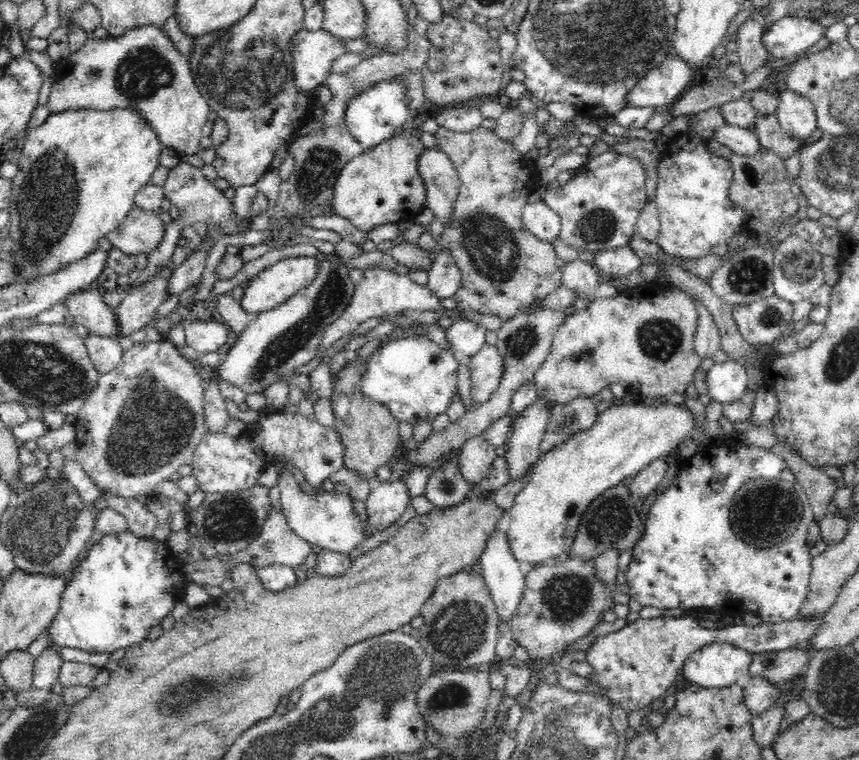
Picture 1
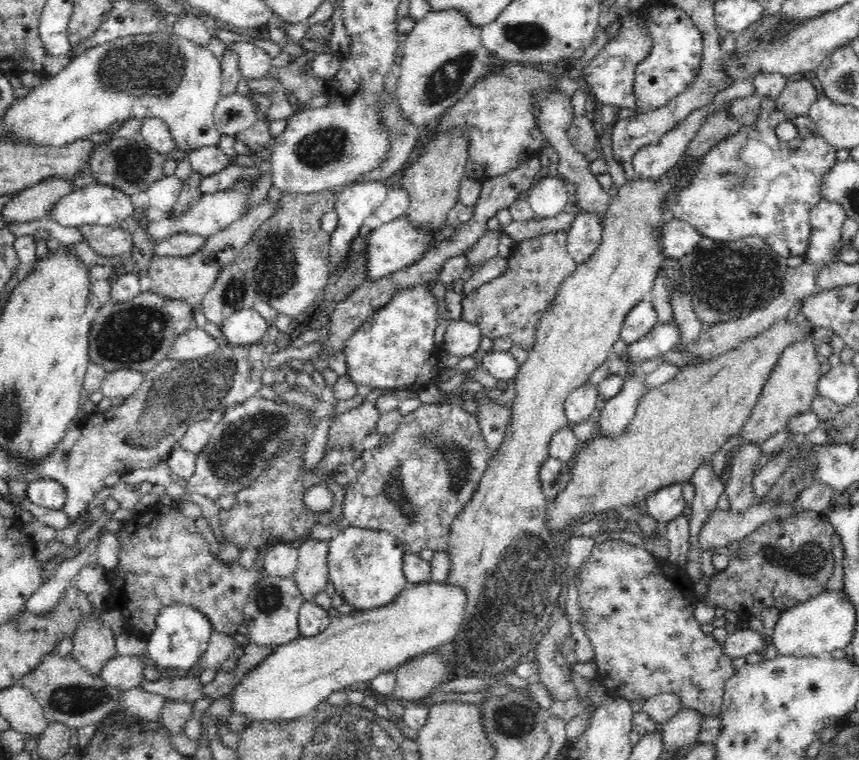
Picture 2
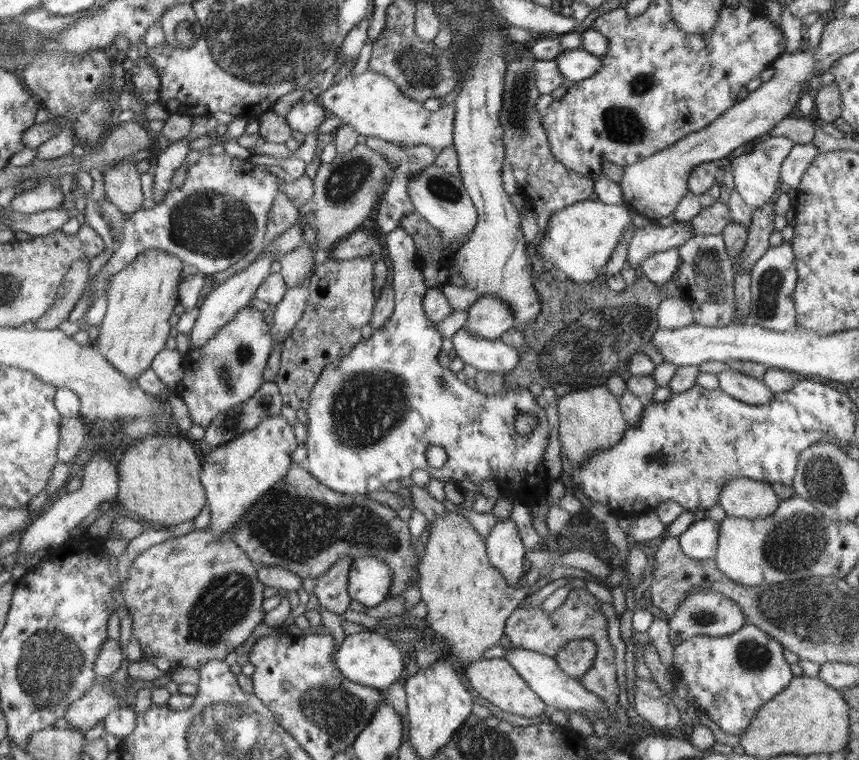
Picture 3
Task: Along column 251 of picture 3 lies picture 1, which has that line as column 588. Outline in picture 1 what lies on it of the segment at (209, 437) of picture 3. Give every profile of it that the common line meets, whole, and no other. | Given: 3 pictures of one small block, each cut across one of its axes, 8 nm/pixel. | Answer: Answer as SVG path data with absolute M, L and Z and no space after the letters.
M579 397L571 402L554 405L550 420L540 445L540 454L552 450L558 444L566 443L580 432L585 432L597 424L598 410L594 397Z

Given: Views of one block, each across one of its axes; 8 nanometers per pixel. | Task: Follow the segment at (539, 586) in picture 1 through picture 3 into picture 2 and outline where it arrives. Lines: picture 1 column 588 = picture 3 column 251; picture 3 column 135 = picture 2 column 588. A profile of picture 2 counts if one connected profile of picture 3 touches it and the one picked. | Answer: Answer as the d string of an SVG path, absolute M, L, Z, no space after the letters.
M611 539L595 543L592 556L582 564L580 576L578 576L578 600L581 611L582 625L586 635L590 638L594 650L593 659L597 666L596 680L605 686L609 696L624 697L629 701L640 700L640 698L652 698L654 695L671 692L681 698L684 708L695 708L702 717L719 715L723 705L723 694L726 682L734 676L736 668L732 665L732 657L728 657L720 645L712 636L704 634L702 624L694 617L694 607L700 598L694 591L694 584L687 578L685 570L673 567L666 559L659 559L649 553L644 545L632 545L628 542Z

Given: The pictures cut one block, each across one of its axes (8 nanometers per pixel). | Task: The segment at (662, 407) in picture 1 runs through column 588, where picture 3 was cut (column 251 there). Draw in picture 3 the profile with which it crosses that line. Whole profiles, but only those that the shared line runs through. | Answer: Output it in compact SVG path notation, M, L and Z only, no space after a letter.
M280 414L264 418L256 428L244 432L240 438L205 453L199 475L211 514L209 526L217 540L231 536L241 516L252 510L264 494L273 493L273 486L289 471L292 452L299 445L294 427Z

